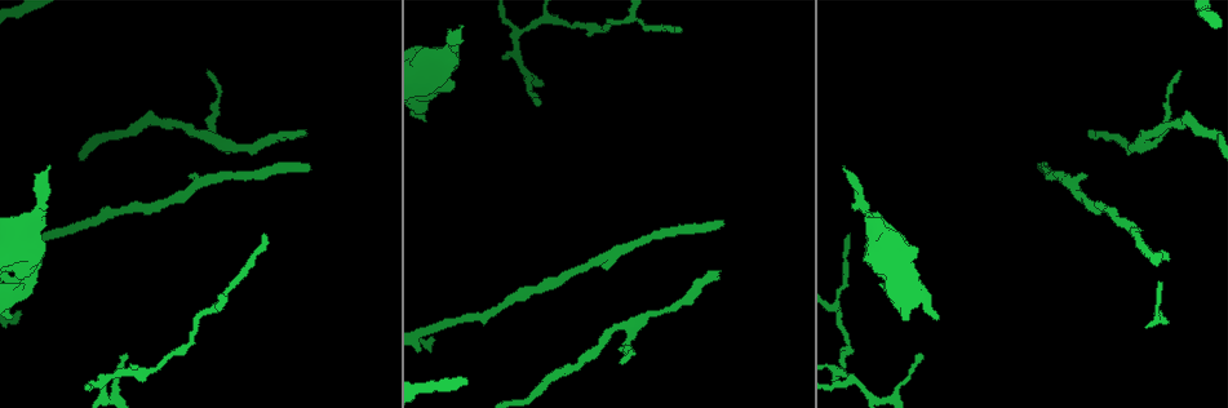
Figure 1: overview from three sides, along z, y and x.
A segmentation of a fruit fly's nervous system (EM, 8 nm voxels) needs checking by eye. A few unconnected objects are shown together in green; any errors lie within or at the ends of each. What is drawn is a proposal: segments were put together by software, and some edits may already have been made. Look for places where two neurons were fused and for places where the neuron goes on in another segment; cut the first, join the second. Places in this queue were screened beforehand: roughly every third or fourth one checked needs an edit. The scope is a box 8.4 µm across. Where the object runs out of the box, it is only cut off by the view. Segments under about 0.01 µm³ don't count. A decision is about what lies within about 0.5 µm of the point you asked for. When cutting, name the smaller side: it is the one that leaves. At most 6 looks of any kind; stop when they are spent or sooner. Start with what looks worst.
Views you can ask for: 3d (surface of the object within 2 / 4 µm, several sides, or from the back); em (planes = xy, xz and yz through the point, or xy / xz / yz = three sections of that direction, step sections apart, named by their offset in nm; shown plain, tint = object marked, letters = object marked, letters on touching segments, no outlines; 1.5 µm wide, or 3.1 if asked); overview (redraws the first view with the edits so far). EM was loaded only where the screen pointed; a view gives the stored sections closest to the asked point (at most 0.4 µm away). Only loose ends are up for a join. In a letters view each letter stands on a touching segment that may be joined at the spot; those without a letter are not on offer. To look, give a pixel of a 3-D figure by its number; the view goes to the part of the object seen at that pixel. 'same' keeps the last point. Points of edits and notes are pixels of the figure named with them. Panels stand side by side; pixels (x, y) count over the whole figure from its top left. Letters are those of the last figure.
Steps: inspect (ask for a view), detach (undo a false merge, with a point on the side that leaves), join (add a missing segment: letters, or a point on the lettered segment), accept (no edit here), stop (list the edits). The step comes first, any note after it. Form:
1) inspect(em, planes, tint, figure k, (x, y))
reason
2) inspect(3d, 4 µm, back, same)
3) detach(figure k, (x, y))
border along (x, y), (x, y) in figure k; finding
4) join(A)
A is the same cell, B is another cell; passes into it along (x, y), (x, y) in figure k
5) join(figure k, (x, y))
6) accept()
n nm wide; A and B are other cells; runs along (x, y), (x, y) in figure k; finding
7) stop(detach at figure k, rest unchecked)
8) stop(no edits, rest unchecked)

inspect(em, yz, step 8, letters, figure 1, (45, 171))
free end

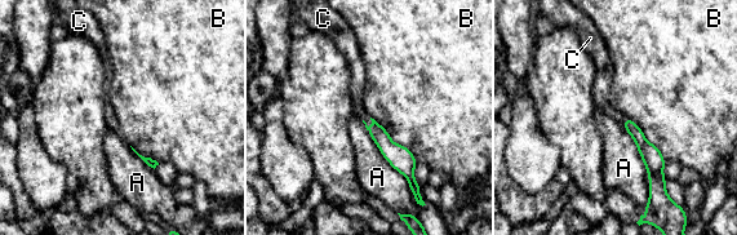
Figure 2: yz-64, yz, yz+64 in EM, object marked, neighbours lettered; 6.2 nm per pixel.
inspect(em, xy, step 8, letters, same)

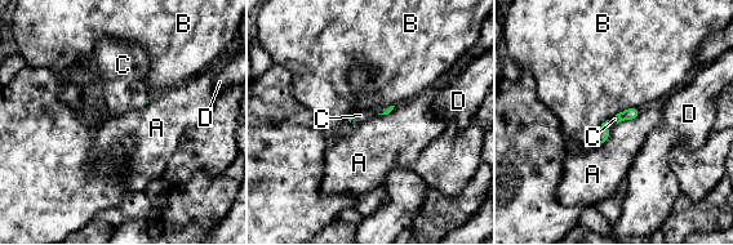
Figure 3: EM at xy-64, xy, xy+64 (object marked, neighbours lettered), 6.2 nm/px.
join(C)
B touches over 180 nm; C is the same cell, A, B and D are other cells; the neuron continues

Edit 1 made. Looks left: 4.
inspect(overview)

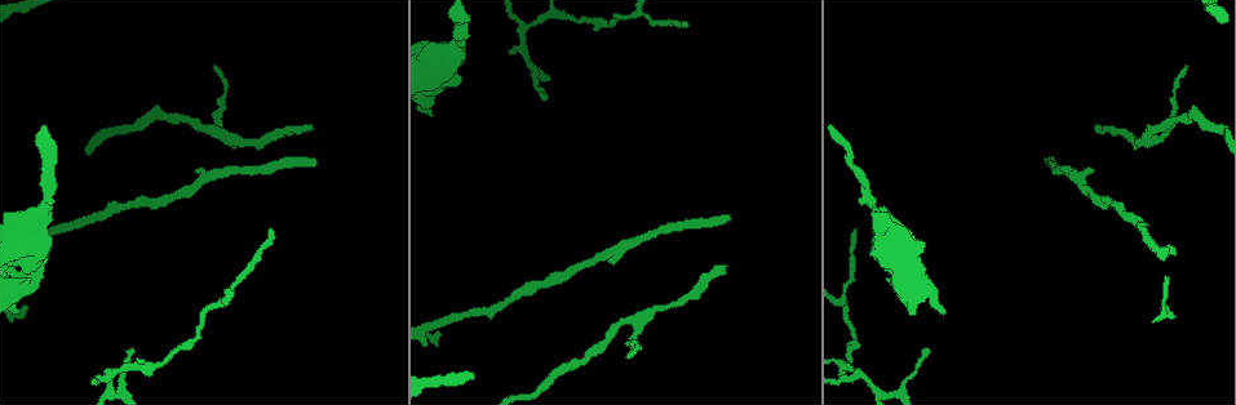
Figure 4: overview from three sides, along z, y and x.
inspect(3d, 4 µm, figure 4, (1095, 128))
branch stops here

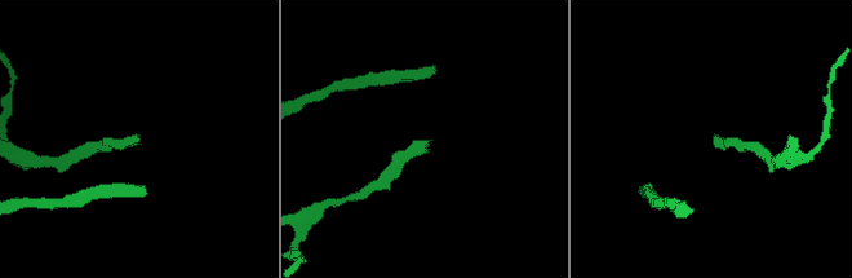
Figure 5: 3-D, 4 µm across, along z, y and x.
inspect(em, planes, letters, figure 5, (136, 140))

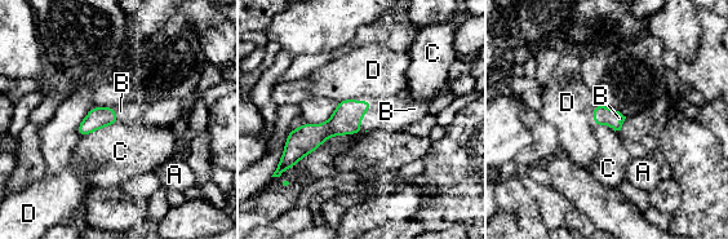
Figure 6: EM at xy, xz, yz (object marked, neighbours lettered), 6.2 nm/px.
join(B)
B is the same cell, A, C and D are other cells; it goes on there

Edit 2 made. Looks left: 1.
stop(join at figure 3, join at figure 6, rest unchecked)

